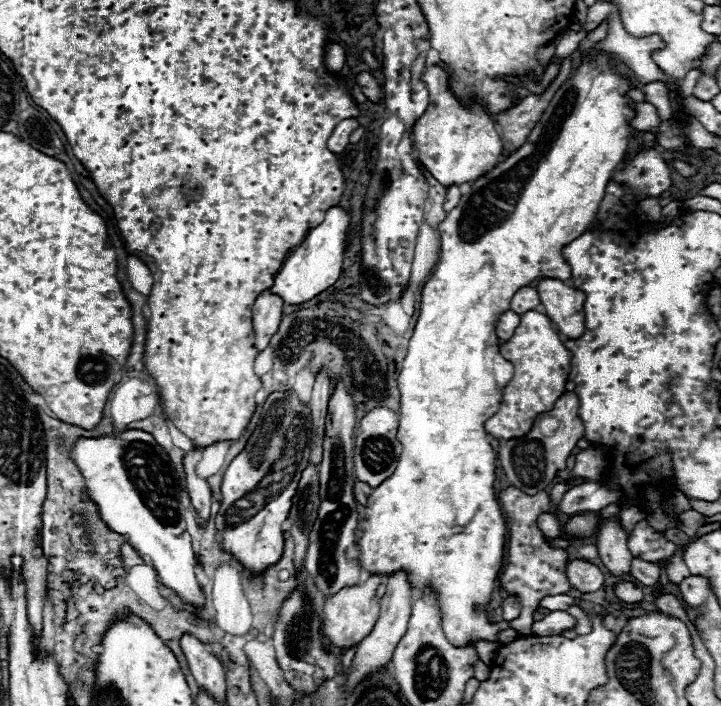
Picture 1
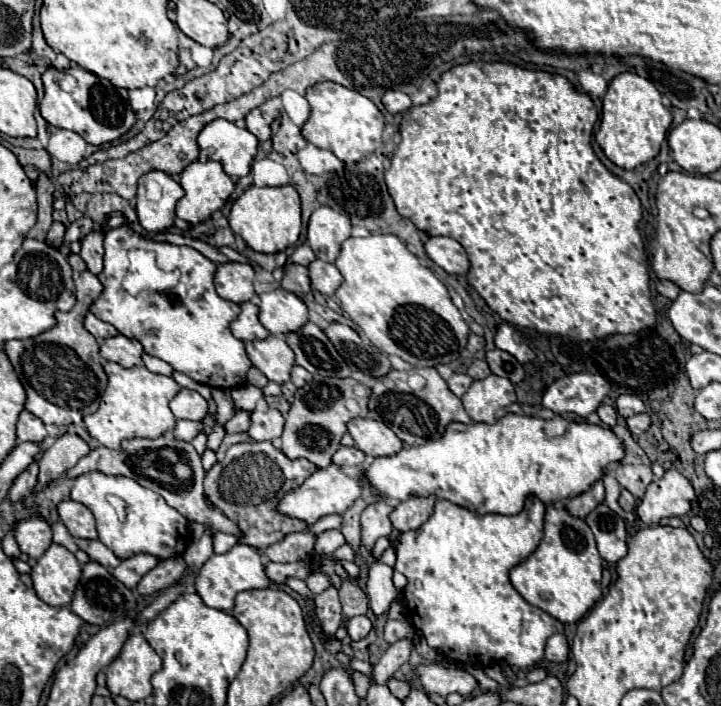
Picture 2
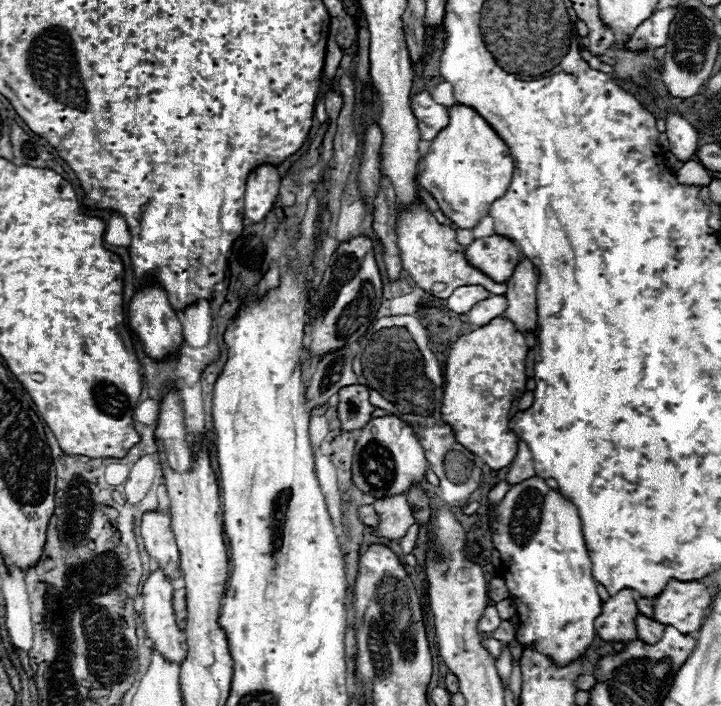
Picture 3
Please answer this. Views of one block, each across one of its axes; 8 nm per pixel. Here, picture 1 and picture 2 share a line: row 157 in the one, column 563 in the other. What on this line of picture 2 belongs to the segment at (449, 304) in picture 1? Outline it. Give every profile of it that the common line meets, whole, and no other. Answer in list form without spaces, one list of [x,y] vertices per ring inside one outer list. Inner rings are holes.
[[[550,506],[540,546],[510,570],[510,582],[528,604],[544,610],[558,622],[578,622],[602,596],[602,558],[588,524],[570,516],[564,508],[556,510]]]

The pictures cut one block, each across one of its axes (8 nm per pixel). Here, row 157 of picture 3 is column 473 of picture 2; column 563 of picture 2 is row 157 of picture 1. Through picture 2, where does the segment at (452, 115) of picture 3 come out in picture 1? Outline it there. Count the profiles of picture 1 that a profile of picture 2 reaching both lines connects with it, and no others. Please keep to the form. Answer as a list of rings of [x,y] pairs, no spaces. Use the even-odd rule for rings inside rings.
[[[430,66],[422,80],[426,82],[430,104],[414,124],[414,148],[418,150],[418,160],[446,188],[478,180],[490,172],[502,156],[502,140],[494,128],[494,120],[482,106],[466,108],[456,100],[448,90],[448,74],[440,66]]]

